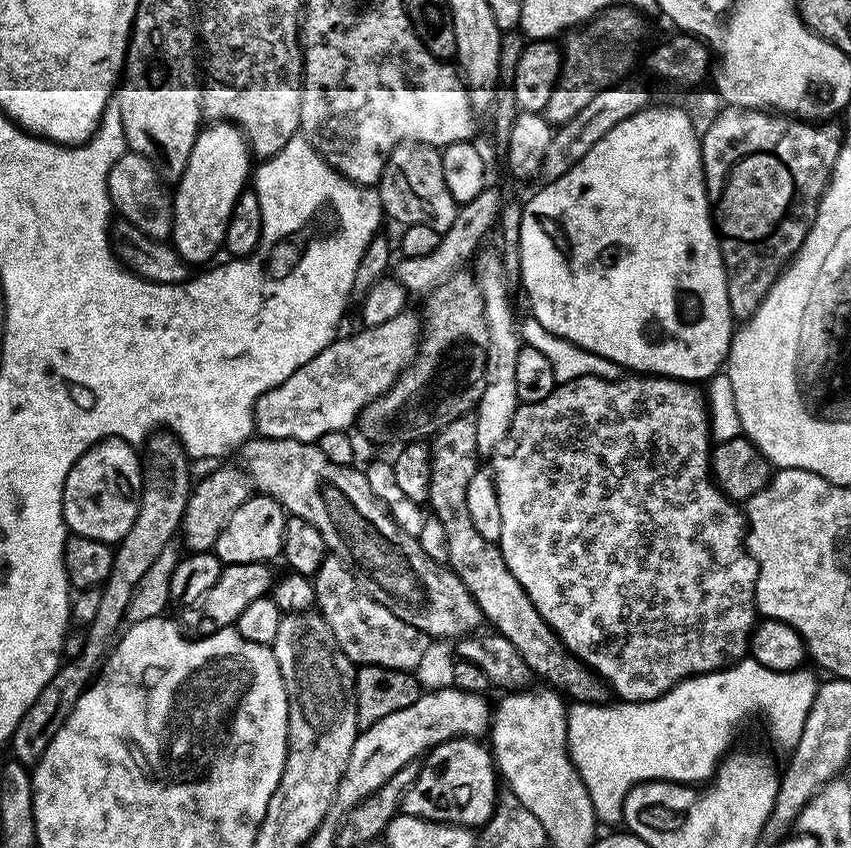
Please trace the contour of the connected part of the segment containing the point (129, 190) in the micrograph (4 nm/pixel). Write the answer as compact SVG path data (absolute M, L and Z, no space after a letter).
M131 150L124 151L108 175L108 193L113 209L135 228L142 230L142 234L155 240L168 240L172 234L173 197L164 187L166 181L157 168L142 154Z

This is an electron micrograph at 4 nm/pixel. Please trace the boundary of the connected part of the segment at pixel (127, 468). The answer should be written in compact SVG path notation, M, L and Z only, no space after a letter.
M101 440L74 462L64 483L64 522L69 533L115 545L134 526L144 485L142 460L125 440Z

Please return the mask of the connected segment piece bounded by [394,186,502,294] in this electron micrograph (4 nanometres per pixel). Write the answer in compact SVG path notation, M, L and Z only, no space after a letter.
M491 186L481 188L480 193L470 202L459 205L456 217L454 218L454 226L450 226L450 230L442 233L438 246L434 246L434 250L428 256L422 258L404 258L401 264L397 263L394 268L394 276L405 288L408 294L421 292L427 294L434 291L439 284L446 282L454 273L461 271L465 267L464 264L473 259L477 255L480 243L484 240L484 235L488 231L495 229L498 224L498 217L502 205L502 198L495 192Z

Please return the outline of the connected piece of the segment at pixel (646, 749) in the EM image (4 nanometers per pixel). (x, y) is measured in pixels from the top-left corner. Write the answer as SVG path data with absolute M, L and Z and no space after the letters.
M745 658L726 668L719 668L717 672L691 676L653 700L615 702L616 704L573 703L568 708L568 752L590 794L597 821L601 825L619 825L624 819L626 794L639 784L662 780L670 784L700 786L711 780L716 775L716 768L721 760L733 747L732 739L735 738L736 731L759 712L768 723L769 738L776 744L785 744L785 749L795 748L802 734L802 726L806 726L808 711L818 687L818 680L804 671L775 672L762 666L757 660Z

